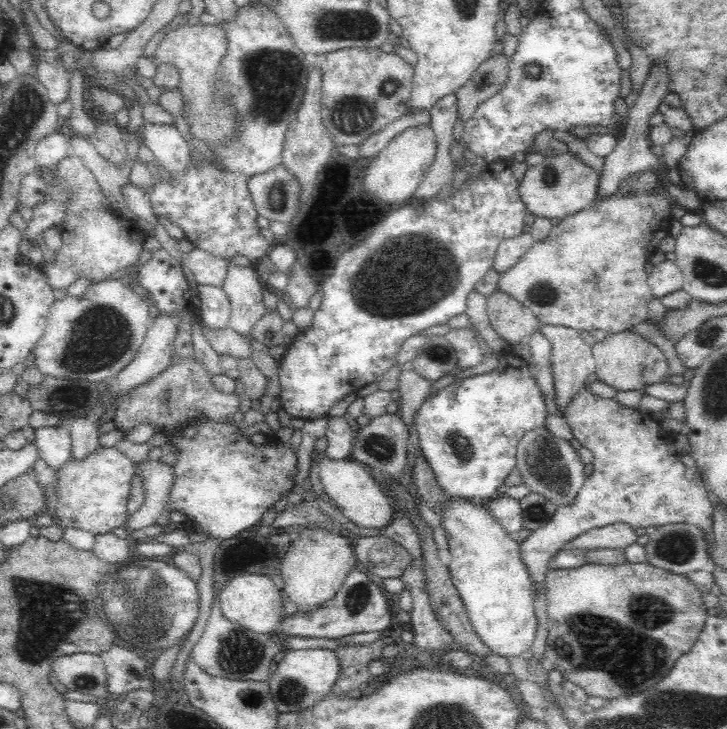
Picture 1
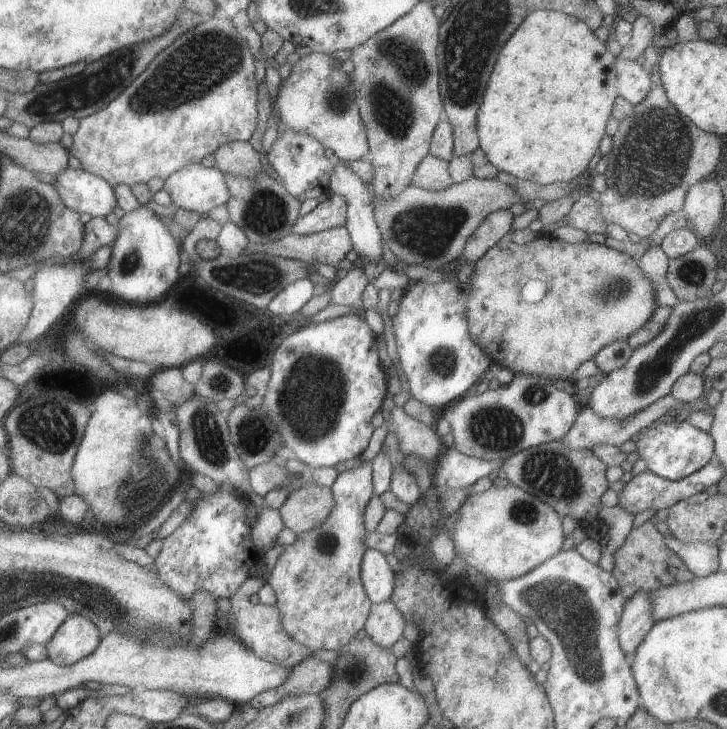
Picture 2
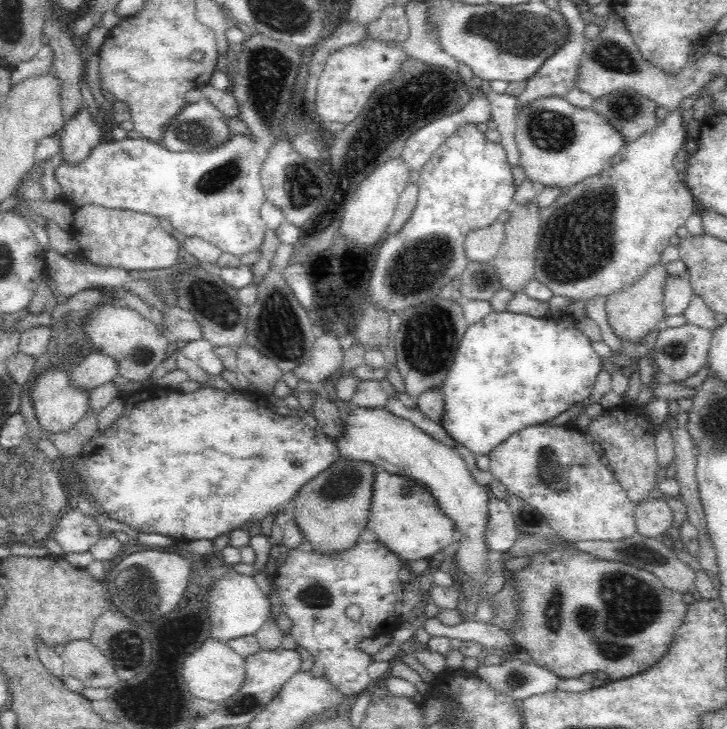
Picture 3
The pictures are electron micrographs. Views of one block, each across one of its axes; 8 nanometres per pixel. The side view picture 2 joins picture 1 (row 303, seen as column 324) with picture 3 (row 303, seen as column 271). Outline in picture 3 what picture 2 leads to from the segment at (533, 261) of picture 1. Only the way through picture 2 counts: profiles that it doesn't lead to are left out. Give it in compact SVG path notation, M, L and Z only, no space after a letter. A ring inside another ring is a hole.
M680 108L674 113L668 113L664 122L660 123L657 130L654 133L649 133L640 136L638 140L630 142L627 147L623 149L623 159L621 162L606 167L600 174L596 174L593 177L586 178L582 182L578 182L576 186L572 186L569 189L565 189L564 193L560 195L552 206L544 208L539 212L539 235L537 238L537 251L535 252L535 274L533 278L537 280L541 286L547 286L551 296L562 296L562 298L568 298L569 305L566 309L566 315L571 318L577 319L586 316L588 312L588 302L594 298L608 298L612 294L632 286L634 282L638 282L644 274L650 273L650 270L656 266L660 260L664 248L670 244L670 238L676 235L676 230L680 226L685 226L686 220L689 216L694 214L694 208L697 205L696 199L693 194L688 190L683 178L679 176L679 172L674 169L674 157L684 153L684 144L688 140L688 134L686 127L682 126L681 119L682 112Z

